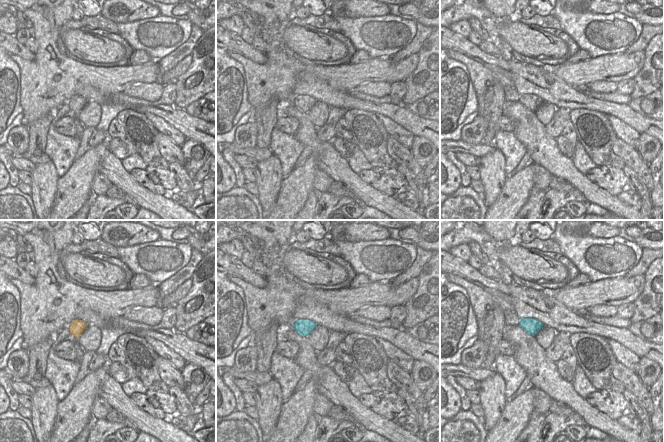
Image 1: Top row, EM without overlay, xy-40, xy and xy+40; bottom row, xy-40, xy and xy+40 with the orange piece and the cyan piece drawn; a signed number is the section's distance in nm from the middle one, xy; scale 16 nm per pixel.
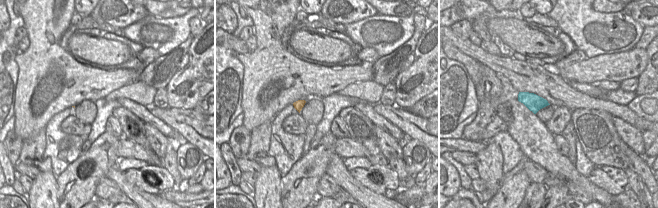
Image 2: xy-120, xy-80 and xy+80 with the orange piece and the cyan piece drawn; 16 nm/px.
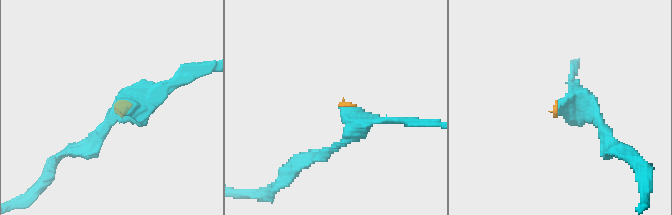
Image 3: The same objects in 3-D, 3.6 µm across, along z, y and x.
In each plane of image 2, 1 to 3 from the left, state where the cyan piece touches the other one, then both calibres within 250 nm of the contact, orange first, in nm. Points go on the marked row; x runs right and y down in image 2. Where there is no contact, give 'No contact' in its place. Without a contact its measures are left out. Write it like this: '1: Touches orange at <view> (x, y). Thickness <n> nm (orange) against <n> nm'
1: No contact
2: No contact
3: No contact

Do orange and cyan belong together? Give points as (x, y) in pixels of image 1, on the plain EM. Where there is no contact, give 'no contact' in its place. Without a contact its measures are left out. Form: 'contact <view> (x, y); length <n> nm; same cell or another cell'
no contact; another cell

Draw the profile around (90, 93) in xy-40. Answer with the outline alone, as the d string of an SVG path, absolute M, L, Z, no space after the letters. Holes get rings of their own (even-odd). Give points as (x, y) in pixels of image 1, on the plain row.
M77 86L76 93L87 100L93 100L99 104L104 104L109 101L110 94L104 91L99 91L92 86Z

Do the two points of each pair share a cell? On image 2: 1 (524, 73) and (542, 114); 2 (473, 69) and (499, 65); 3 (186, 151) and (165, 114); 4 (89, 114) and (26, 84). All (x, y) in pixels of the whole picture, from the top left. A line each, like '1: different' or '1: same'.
1: different
2: different
3: different
4: different

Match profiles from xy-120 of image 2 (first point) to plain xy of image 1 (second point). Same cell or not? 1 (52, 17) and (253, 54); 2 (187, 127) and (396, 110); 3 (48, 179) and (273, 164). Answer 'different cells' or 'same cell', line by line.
1: different cells
2: same cell
3: same cell

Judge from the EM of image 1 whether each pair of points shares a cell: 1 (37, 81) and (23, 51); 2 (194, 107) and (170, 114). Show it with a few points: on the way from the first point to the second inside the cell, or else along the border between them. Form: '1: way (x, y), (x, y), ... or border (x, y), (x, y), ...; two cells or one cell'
1: border (10, 53), (29, 60), (35, 58); two cells
2: border (183, 109), (189, 114), (202, 118), (205, 121); two cells

